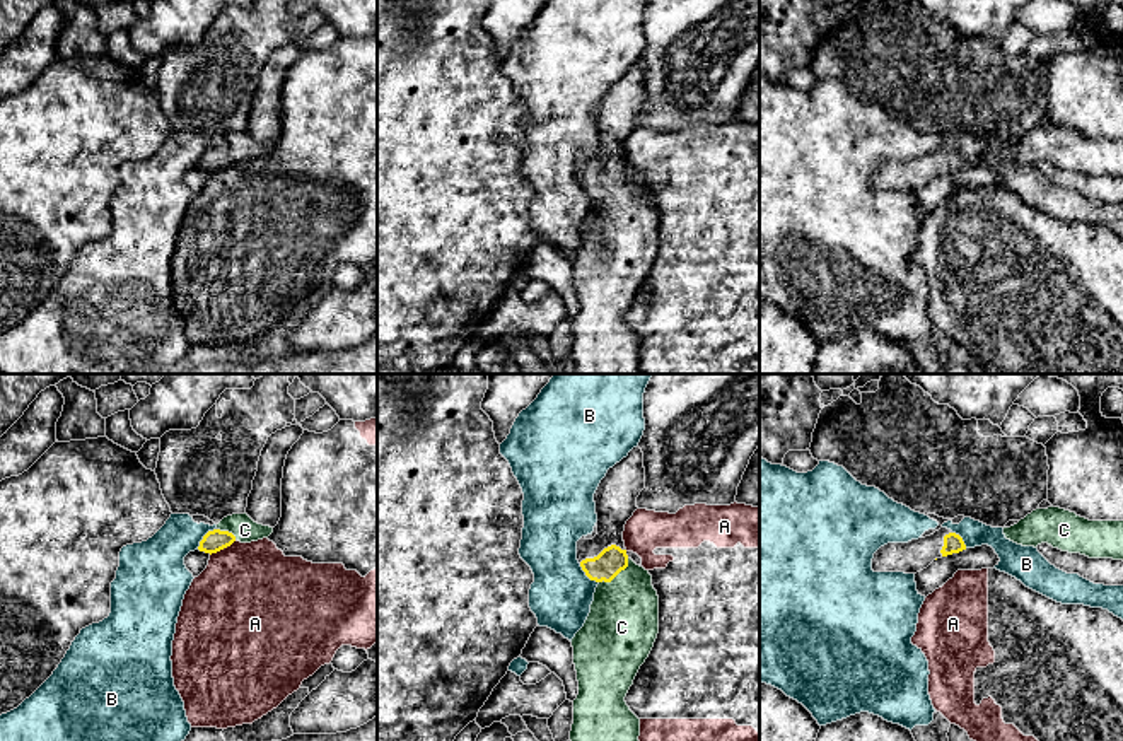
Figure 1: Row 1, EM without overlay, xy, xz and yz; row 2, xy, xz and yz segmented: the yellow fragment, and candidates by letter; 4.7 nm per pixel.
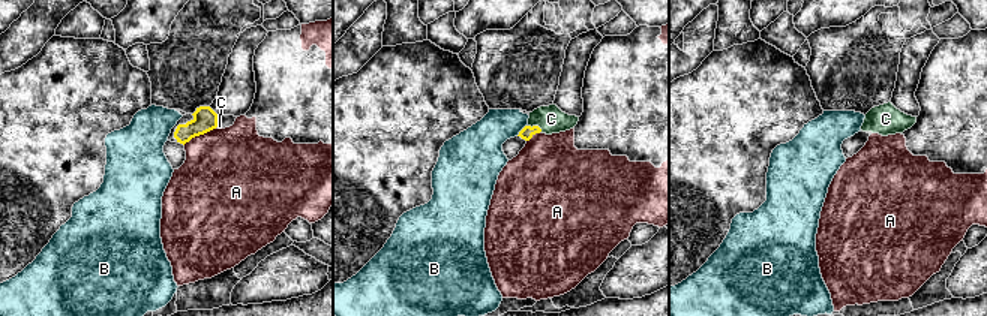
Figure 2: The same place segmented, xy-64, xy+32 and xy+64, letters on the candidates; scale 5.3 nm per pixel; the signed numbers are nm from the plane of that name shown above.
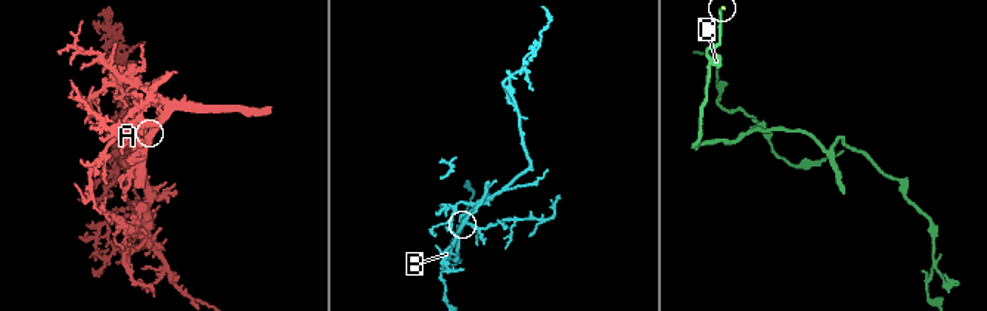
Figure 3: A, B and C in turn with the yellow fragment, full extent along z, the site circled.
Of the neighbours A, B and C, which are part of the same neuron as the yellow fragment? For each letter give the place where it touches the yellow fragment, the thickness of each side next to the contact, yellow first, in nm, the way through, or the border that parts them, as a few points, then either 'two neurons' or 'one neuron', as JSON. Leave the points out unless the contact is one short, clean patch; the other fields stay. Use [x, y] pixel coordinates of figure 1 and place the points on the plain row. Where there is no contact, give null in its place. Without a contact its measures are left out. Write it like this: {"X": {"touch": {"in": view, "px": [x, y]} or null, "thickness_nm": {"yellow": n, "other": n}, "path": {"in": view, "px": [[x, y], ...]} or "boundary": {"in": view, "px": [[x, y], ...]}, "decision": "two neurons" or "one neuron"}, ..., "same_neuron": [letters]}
{"A": {"touch": {"in": "xy", "px": [222, 166]}, "thickness_nm": {"yellow": 100, "other": 480}, "boundary": {"in": "xy", "px": [[236, 157], [210, 173]]}, "decision": "two neurons"}, "B": {"touch": {"in": "xy", "px": [203, 154]}, "thickness_nm": {"yellow": 100, "other": 240}, "boundary": {"in": "xy", "px": [[215, 145], [203, 154], [197, 166]]}, "decision": "two neurons"}, "C": {"touch": {"in": "xz", "px": [616, 192]}, "thickness_nm": {"yellow": 140, "other": 340}, "path": {"in": "xz", "px": [[611, 178], [616, 192], [622, 198], [622, 245]]}, "decision": "one neuron"}, "same_neuron": ["C"]}

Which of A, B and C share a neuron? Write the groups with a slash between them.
A / B / C

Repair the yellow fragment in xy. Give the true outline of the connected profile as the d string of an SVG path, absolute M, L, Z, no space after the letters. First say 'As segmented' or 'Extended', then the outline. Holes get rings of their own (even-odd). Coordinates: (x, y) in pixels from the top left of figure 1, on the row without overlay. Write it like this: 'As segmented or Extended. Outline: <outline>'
Extended. Outline: M246 130L224 135L213 149L208 149L200 159L198 167L205 171L217 171L230 164L236 157L251 160L268 155L273 145L254 140Z

